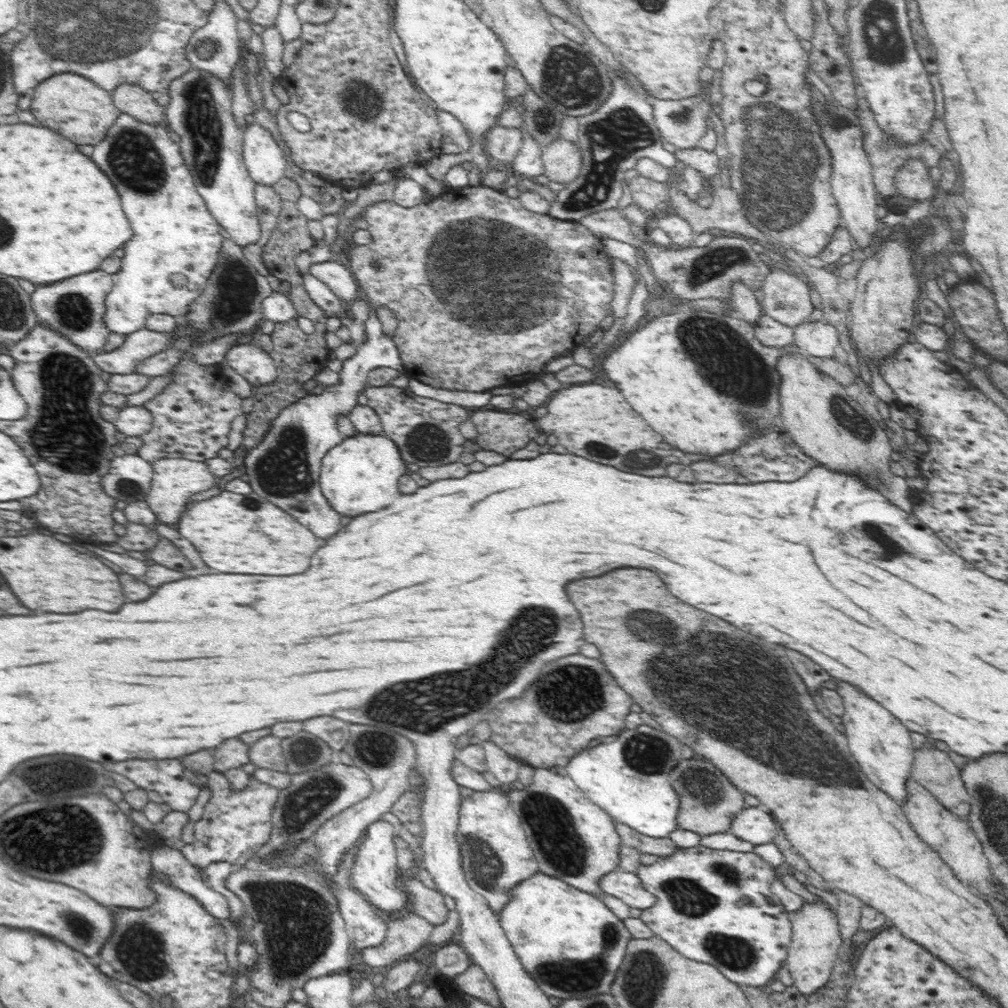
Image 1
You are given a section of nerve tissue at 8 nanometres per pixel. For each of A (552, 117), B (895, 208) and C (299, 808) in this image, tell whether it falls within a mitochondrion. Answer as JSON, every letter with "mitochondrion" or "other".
{"A":"mitochondrion","B":"other","C":"mitochondrion"}

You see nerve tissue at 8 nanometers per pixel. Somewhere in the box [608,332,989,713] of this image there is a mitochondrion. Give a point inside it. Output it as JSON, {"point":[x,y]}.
{"point":[888,548]}

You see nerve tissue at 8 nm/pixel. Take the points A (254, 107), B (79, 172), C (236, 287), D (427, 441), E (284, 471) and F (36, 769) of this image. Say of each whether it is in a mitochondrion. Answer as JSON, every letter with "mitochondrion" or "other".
{"A":"other","B":"other","C":"mitochondrion","D":"mitochondrion","E":"mitochondrion","F":"other"}

